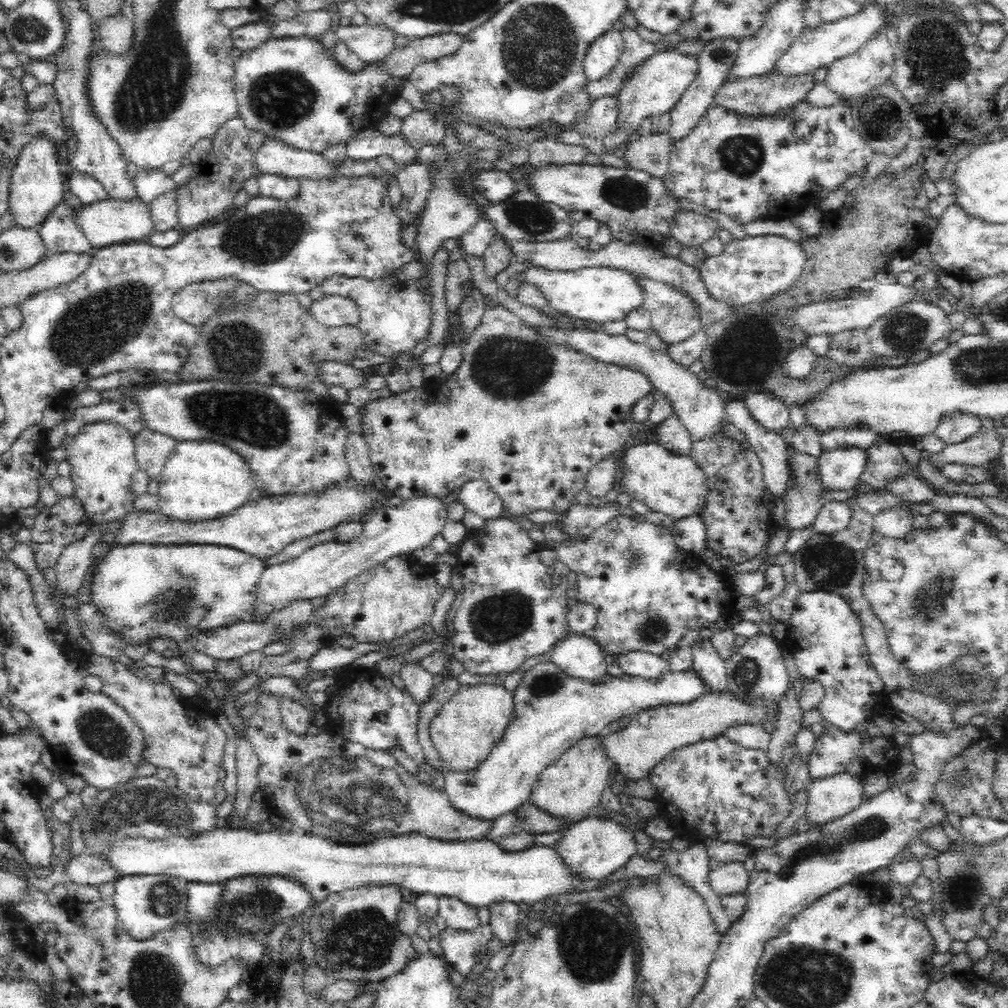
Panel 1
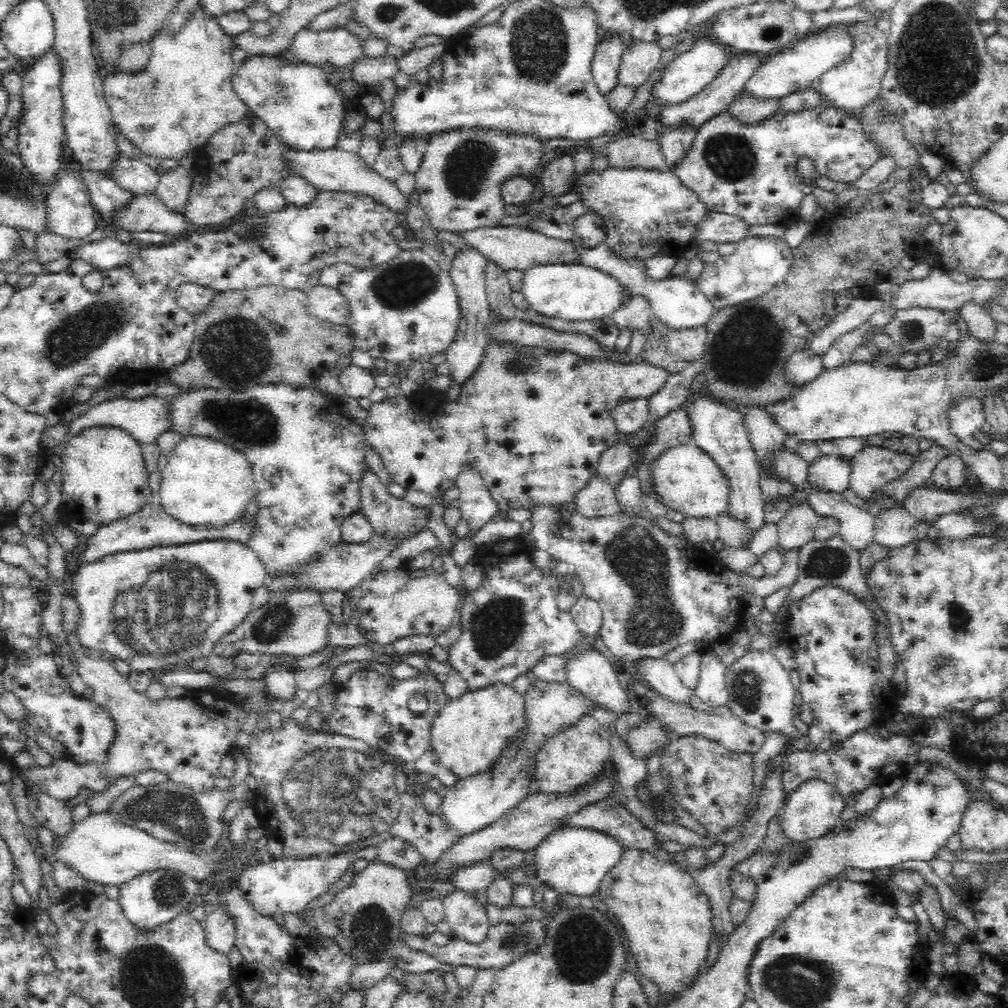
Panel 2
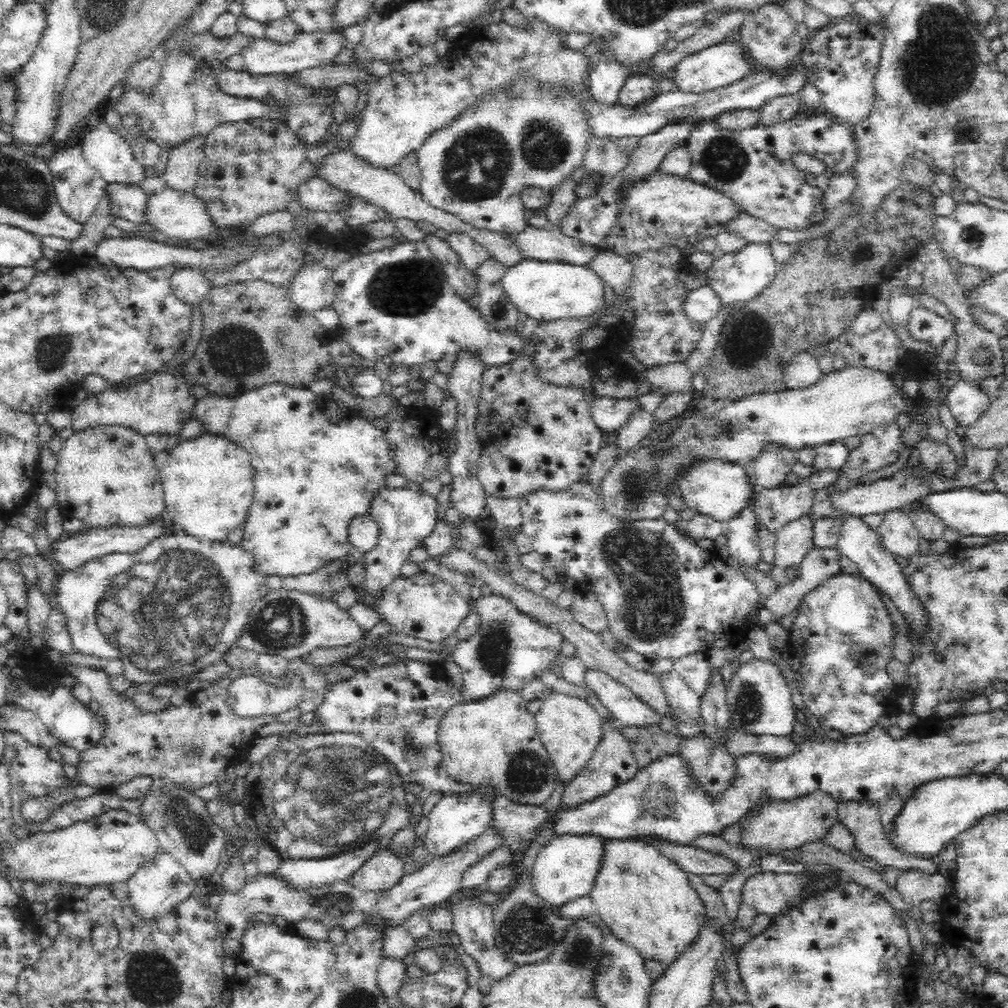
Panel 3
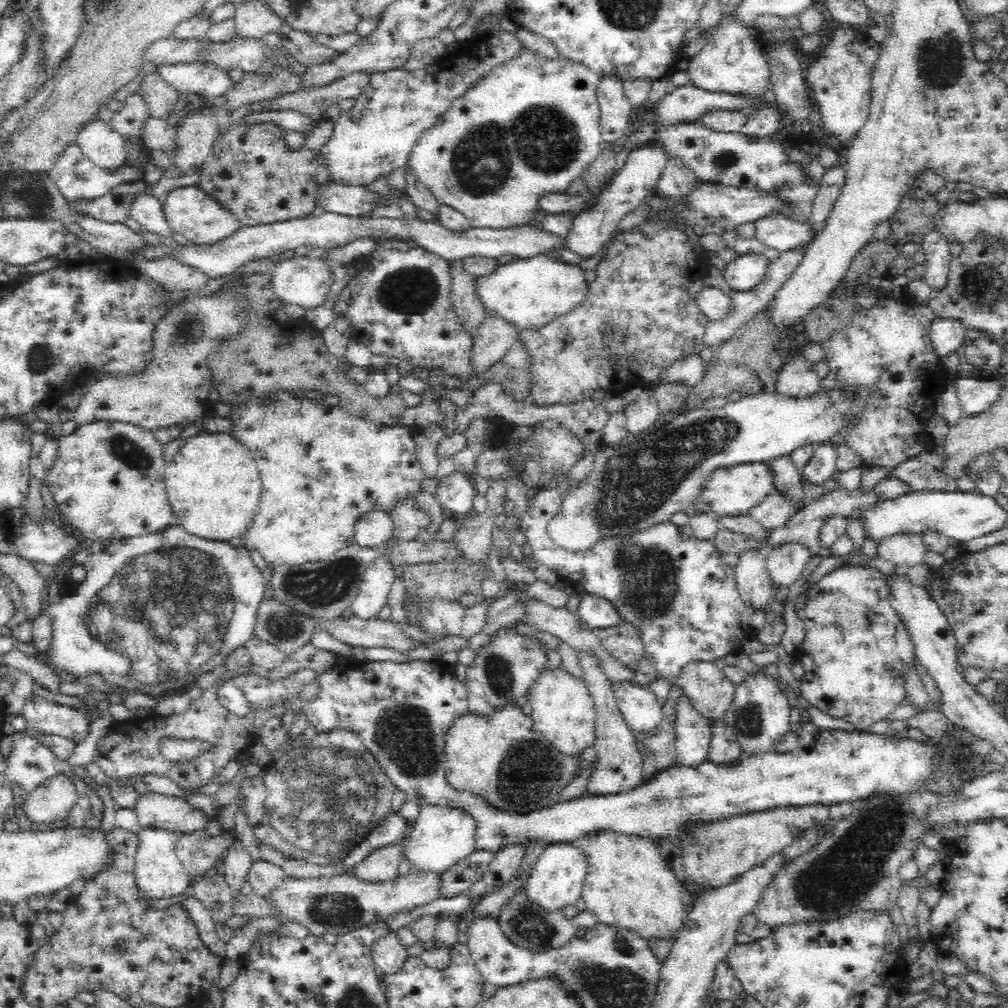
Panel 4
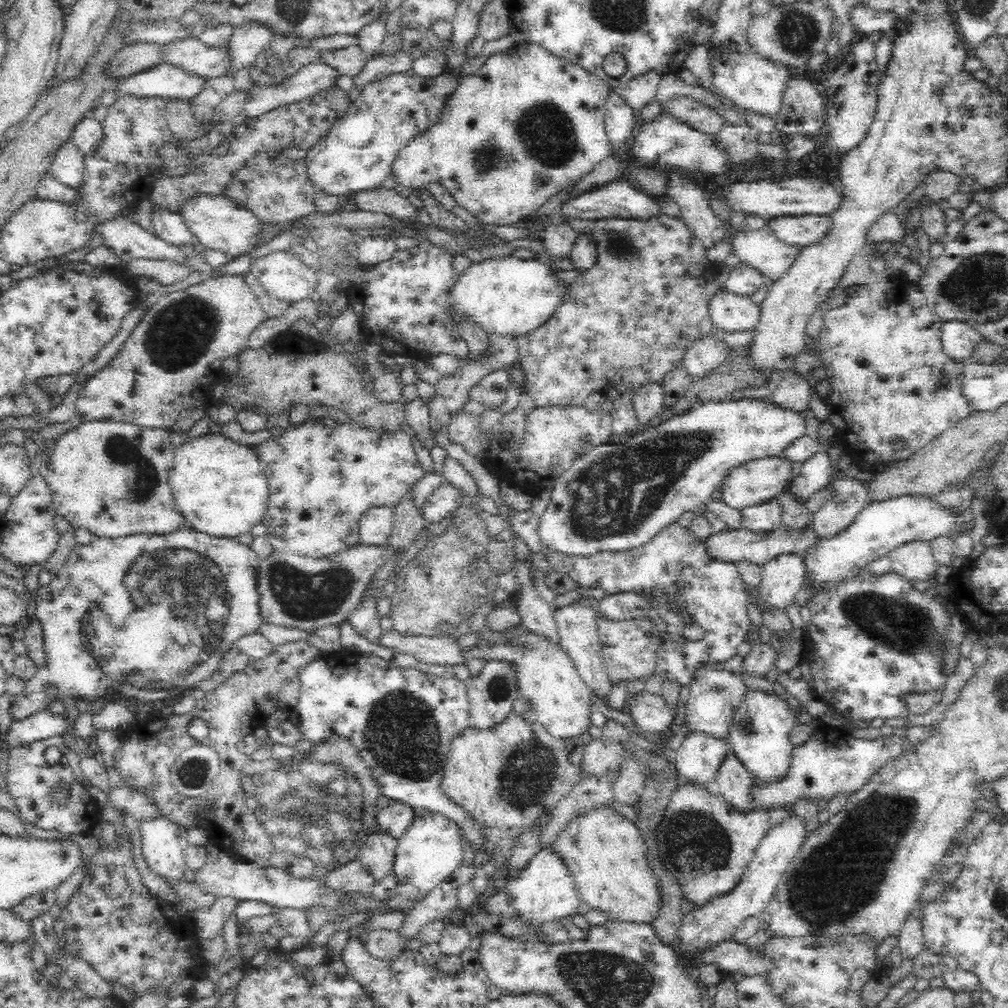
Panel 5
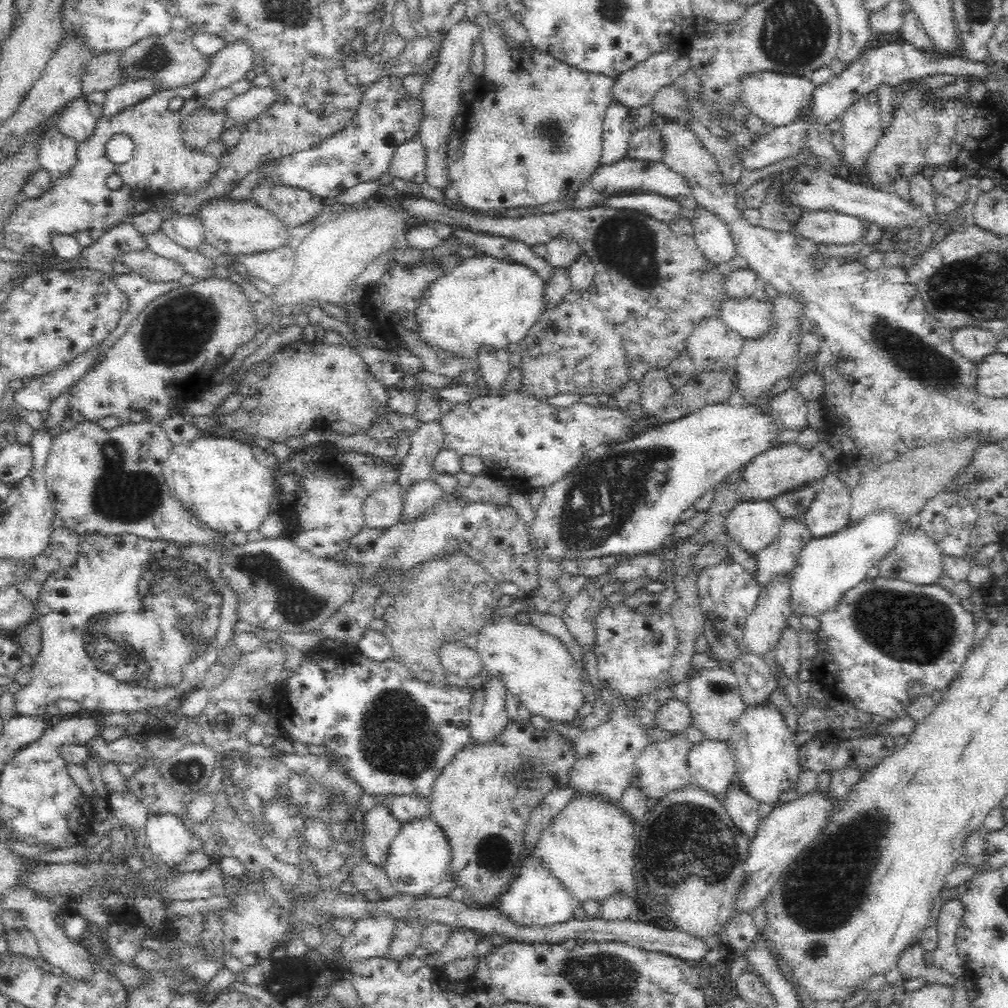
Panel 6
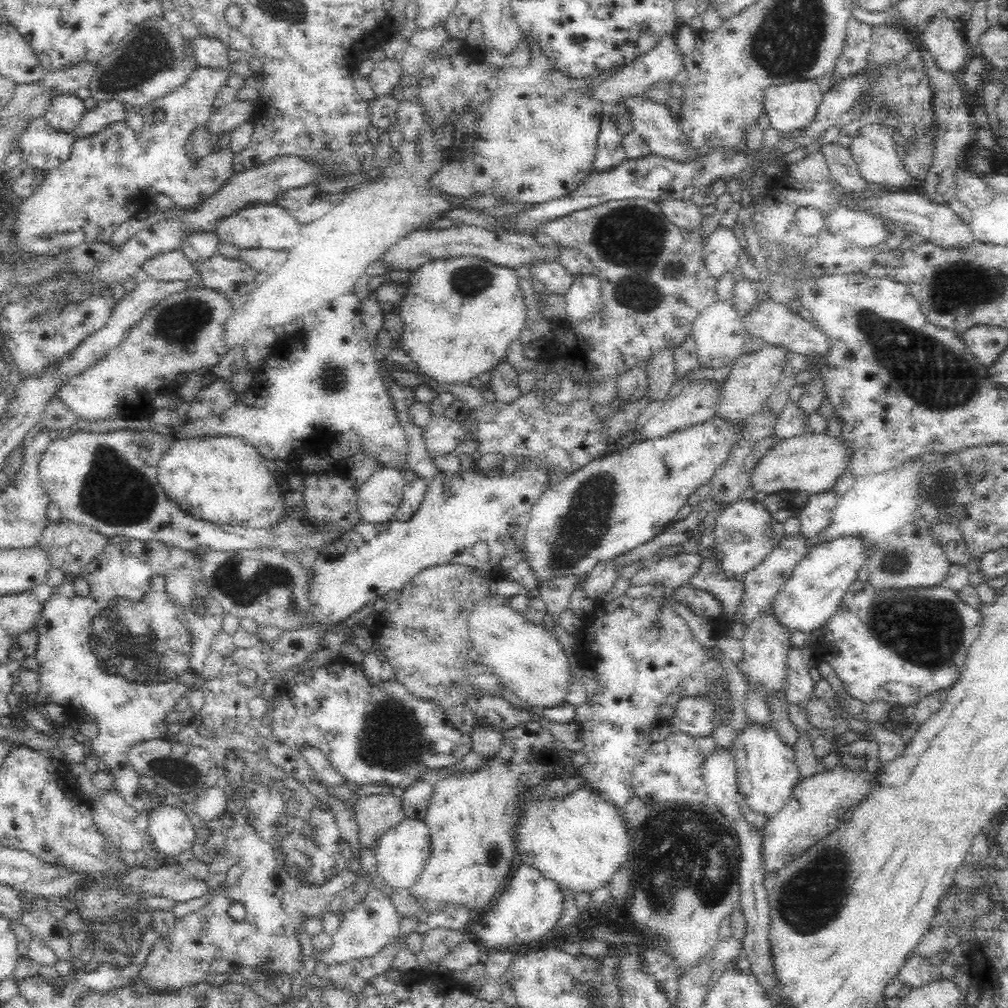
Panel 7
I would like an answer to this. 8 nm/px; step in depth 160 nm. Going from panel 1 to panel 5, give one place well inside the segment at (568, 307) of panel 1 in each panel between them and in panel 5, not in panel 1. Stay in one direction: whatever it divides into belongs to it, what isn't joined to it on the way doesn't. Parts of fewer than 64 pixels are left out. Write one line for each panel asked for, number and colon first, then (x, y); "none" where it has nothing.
2: (573, 292)
3: (542, 291)
4: (528, 293)
5: (507, 296)

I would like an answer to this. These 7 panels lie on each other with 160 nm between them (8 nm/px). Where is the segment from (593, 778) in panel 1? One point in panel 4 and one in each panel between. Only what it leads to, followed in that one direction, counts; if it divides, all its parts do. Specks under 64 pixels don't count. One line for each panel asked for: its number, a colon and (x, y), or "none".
2: (570, 756)
3: (570, 728)
4: (559, 703)

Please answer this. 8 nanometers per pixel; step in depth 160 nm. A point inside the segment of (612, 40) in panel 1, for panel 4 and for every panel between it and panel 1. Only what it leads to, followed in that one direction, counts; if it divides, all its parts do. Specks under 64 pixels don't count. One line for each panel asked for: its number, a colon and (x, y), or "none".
2: (606, 63)
3: (606, 79)
4: (616, 111)

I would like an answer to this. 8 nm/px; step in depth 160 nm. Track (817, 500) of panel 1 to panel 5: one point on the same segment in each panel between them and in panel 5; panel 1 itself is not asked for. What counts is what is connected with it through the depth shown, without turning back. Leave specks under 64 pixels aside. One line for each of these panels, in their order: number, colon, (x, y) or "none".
2: (798, 528)
3: (793, 542)
4: (785, 564)
5: (782, 577)

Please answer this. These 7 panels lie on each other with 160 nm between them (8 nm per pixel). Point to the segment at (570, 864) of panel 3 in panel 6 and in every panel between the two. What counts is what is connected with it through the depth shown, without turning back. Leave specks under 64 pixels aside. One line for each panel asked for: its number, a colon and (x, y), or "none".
4: (555, 880)
5: (544, 891)
6: (535, 897)

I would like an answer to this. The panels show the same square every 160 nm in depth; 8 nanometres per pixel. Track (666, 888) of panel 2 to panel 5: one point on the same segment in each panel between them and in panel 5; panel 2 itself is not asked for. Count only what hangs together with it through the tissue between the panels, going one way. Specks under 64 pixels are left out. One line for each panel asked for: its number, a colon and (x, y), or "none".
3: (644, 897)
4: (627, 883)
5: (604, 853)

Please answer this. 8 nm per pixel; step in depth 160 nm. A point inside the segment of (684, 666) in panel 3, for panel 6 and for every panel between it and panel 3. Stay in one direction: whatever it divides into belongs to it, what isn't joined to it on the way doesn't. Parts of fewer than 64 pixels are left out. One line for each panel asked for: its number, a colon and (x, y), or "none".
4: (710, 693)
5: (714, 695)
6: (714, 698)

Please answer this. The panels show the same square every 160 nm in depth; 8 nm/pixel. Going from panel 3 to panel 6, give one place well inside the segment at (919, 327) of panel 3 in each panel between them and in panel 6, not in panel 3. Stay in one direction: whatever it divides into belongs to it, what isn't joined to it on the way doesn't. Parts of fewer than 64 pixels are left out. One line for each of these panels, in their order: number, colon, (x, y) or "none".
4: (947, 334)
5: (959, 340)
6: (975, 343)

